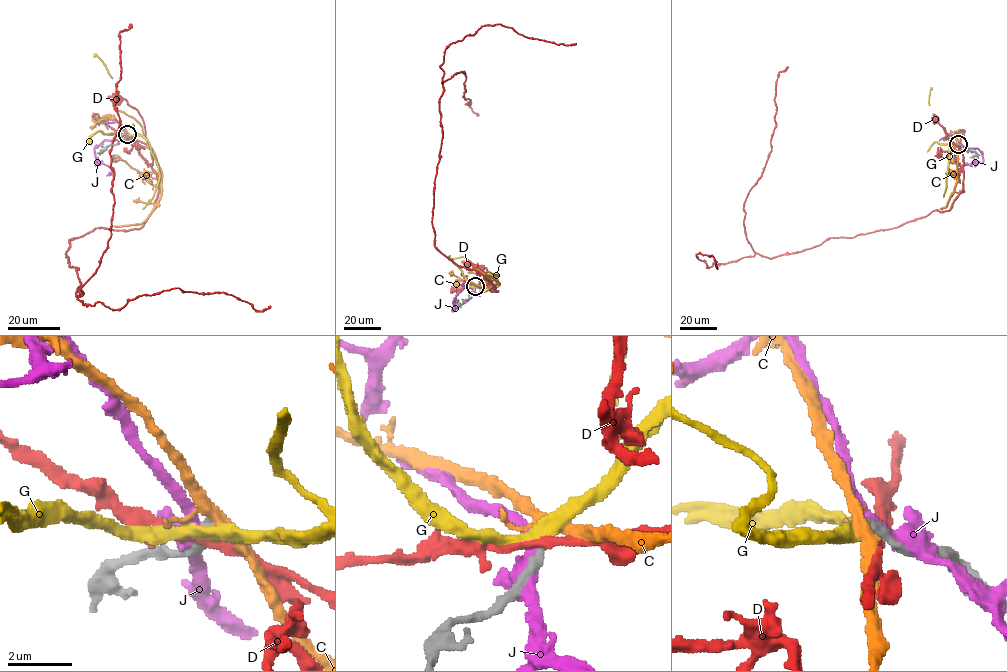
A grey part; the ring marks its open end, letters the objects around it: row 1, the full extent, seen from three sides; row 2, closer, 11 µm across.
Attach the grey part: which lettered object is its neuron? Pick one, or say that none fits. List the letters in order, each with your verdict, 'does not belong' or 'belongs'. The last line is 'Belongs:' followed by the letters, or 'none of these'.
C: does not belong
D: does not belong
G: does not belong
J: does not belong
Belongs: none of these

